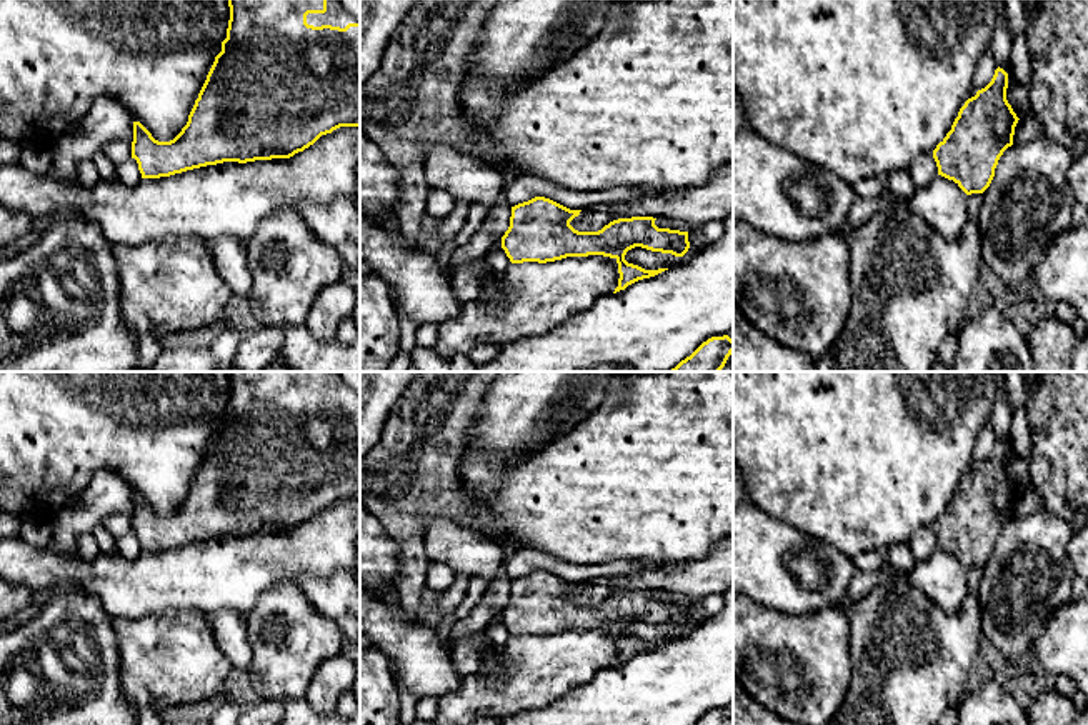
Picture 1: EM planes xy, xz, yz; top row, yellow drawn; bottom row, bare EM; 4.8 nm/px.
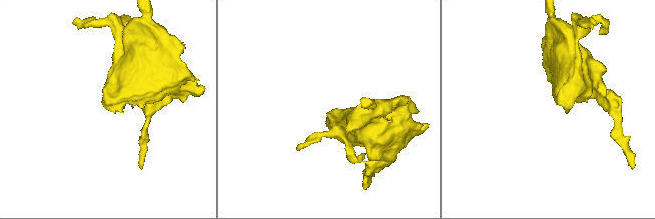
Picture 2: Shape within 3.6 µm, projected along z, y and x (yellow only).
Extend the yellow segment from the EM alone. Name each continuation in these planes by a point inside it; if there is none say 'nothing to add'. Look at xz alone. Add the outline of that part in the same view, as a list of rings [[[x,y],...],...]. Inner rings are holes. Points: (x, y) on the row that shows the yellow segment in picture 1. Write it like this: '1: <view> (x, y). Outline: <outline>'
nothing to add

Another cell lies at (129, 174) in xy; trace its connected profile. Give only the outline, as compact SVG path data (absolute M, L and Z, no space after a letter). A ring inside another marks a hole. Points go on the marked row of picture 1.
M128 158L117 165L118 182L135 187L142 180L142 173L138 170L138 163L135 158Z

